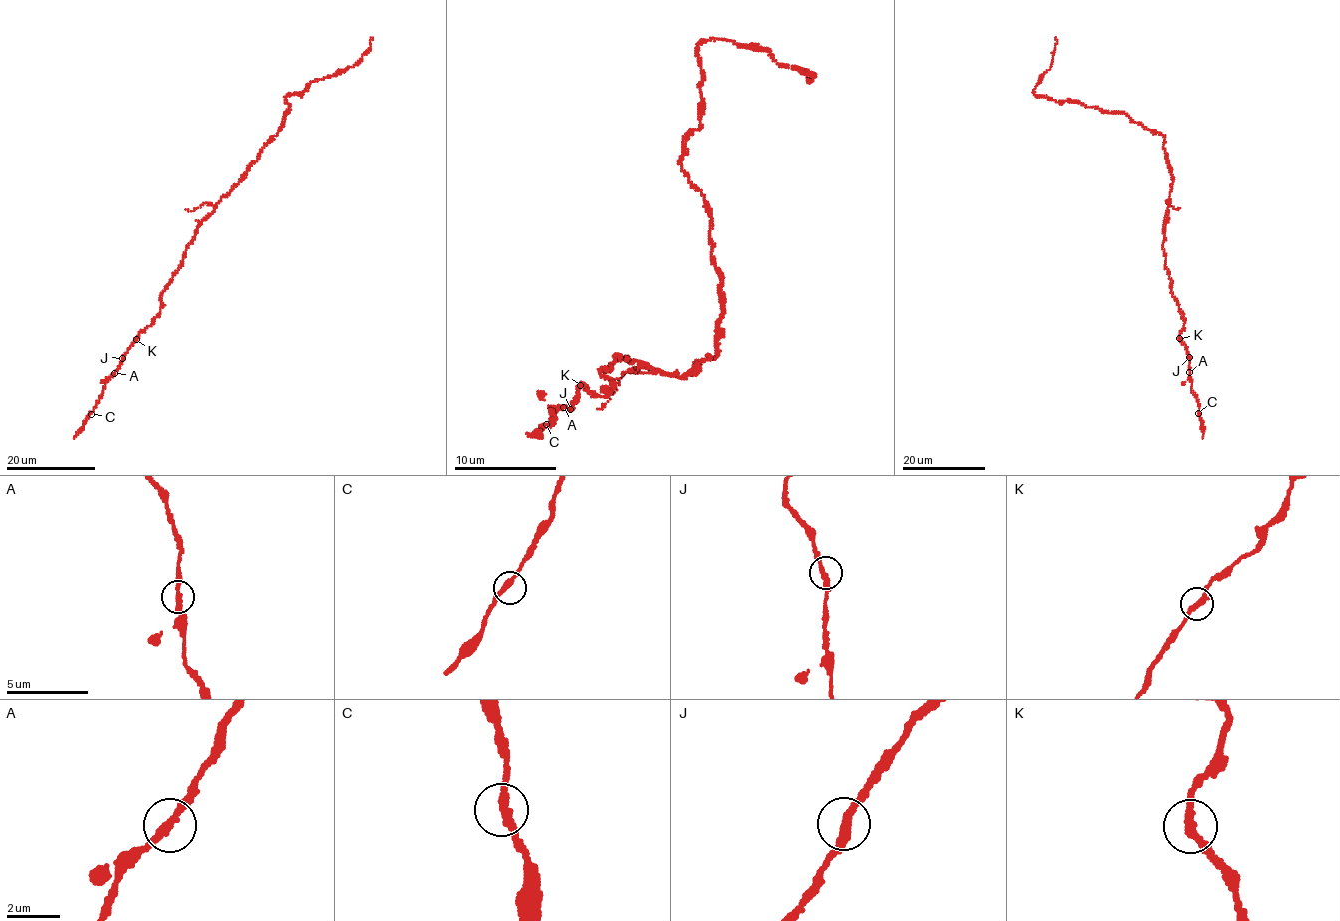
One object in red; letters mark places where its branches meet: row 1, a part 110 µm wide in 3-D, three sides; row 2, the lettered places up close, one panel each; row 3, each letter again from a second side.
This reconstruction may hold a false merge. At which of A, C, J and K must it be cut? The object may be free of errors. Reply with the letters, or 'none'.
none

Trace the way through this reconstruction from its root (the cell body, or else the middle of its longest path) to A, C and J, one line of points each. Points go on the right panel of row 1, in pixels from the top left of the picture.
A: (1171, 184), (1164, 219), (1164, 266), (1173, 297), (1185, 321), (1179, 338), (1190, 361), (1189, 372)
C: (1171, 184), (1164, 219), (1164, 266), (1185, 321), (1179, 338), (1190, 361), (1198, 413)
J: (1171, 184), (1164, 219), (1164, 266), (1173, 297), (1185, 321), (1179, 338), (1189, 357)

